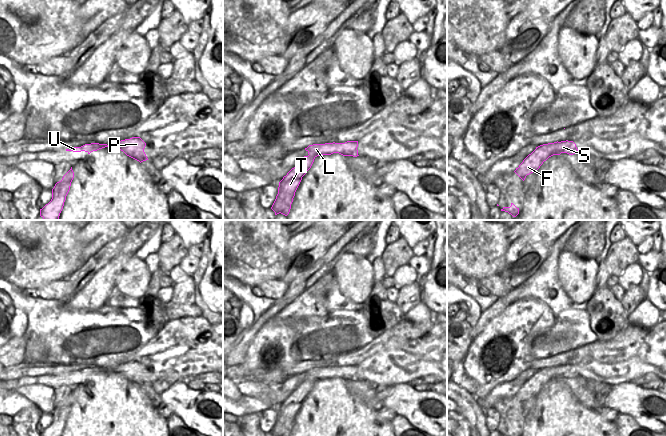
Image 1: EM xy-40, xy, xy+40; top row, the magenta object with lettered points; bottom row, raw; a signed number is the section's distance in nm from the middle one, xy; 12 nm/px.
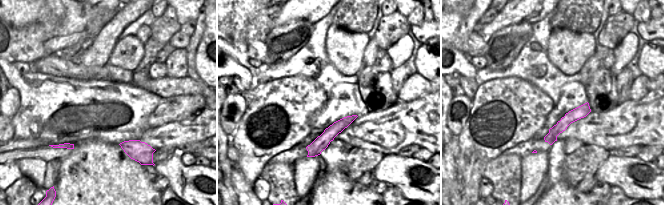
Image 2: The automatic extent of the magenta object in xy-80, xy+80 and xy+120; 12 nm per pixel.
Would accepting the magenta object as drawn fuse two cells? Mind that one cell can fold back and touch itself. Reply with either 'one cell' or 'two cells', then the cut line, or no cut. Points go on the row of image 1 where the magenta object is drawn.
two cells; cut in xy+40 along (536, 148), (547, 145), (554, 154)

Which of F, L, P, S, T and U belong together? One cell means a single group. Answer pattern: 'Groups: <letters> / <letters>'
Groups: F T / L P S U

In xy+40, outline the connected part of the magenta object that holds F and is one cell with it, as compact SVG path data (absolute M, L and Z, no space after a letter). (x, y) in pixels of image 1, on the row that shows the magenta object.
M548 145L535 149L514 172L524 181L527 175L536 172L543 162L553 155L554 153Z

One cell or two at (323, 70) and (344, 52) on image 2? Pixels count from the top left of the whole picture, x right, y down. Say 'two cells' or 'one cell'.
two cells

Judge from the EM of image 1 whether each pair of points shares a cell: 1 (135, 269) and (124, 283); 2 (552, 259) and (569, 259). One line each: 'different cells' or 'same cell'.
1: same cell
2: different cells

